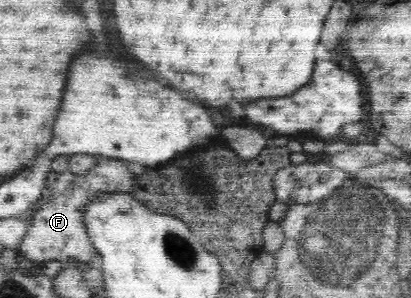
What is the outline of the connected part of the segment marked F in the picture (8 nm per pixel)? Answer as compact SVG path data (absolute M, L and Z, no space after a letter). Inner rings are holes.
M118 159L94 164L84 176L72 174L68 170L60 174L51 171L46 178L46 184L52 190L52 196L44 198L39 206L26 216L28 228L26 236L18 245L20 257L39 264L56 260L75 262L80 266L97 255L83 221L84 210L90 200L112 192L134 195L141 188L141 180L132 178L132 172L124 168L124 164L118 162Z

